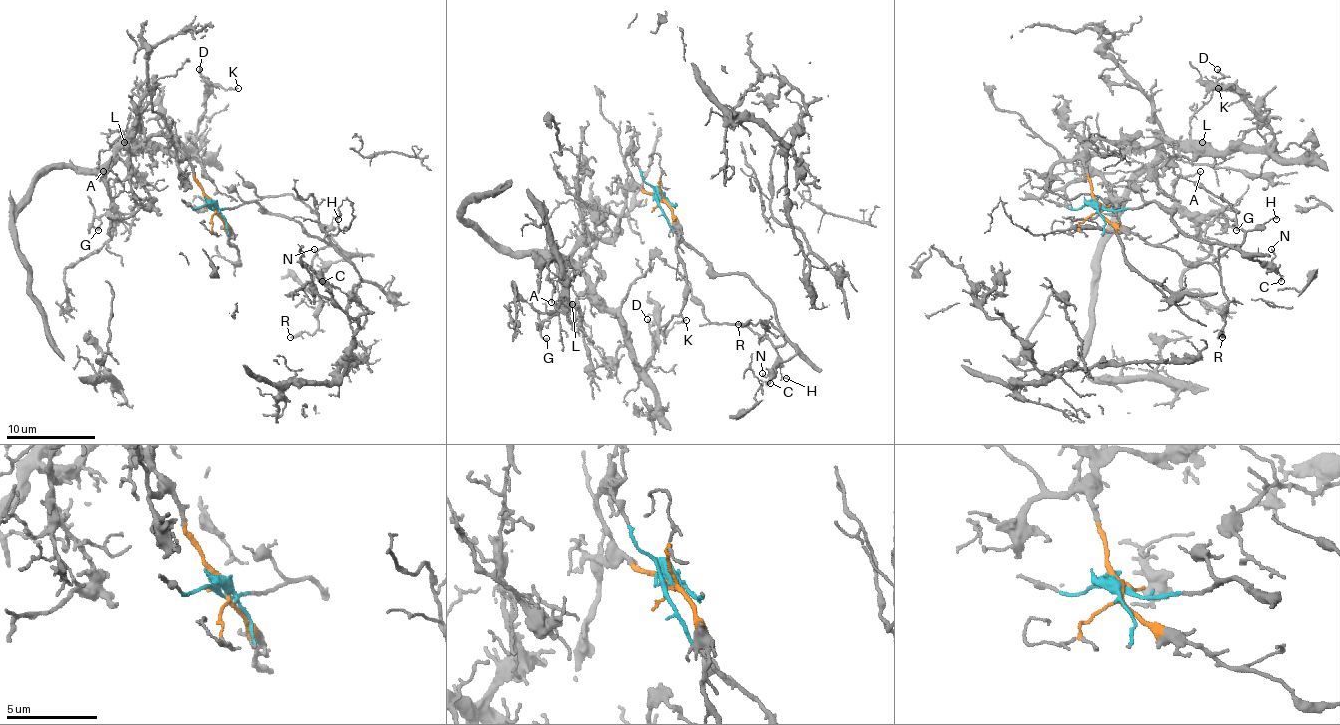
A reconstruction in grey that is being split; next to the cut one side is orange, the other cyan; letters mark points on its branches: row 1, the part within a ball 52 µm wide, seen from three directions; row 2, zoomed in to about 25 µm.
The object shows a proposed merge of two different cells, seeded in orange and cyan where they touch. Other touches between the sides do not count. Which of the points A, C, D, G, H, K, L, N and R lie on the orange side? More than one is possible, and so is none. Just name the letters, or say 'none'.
A, D, G, K, L

